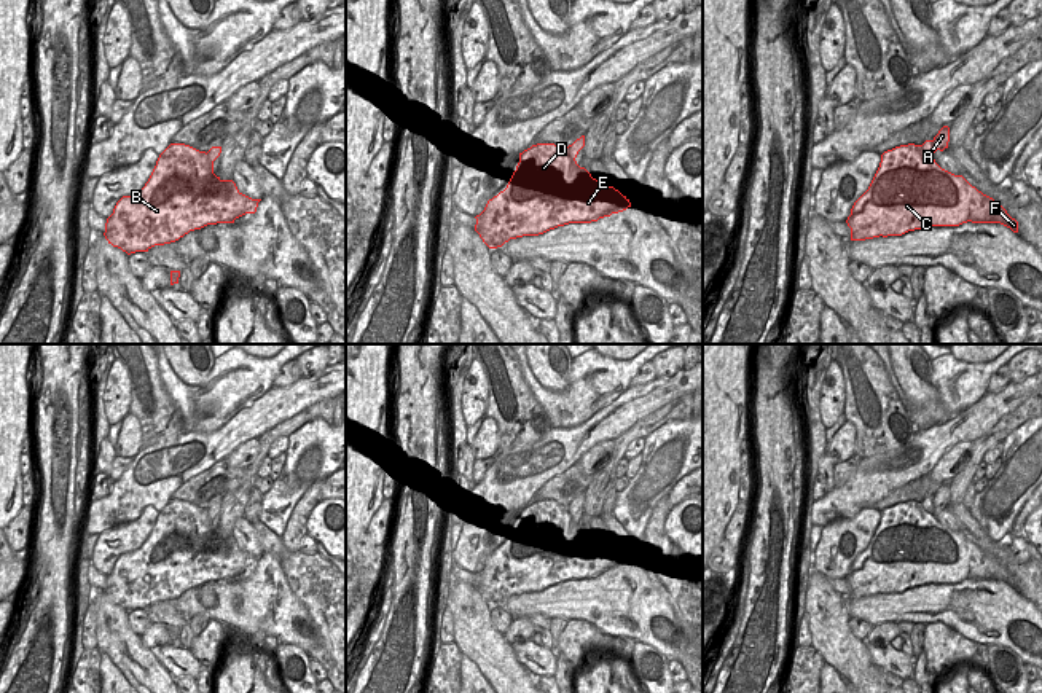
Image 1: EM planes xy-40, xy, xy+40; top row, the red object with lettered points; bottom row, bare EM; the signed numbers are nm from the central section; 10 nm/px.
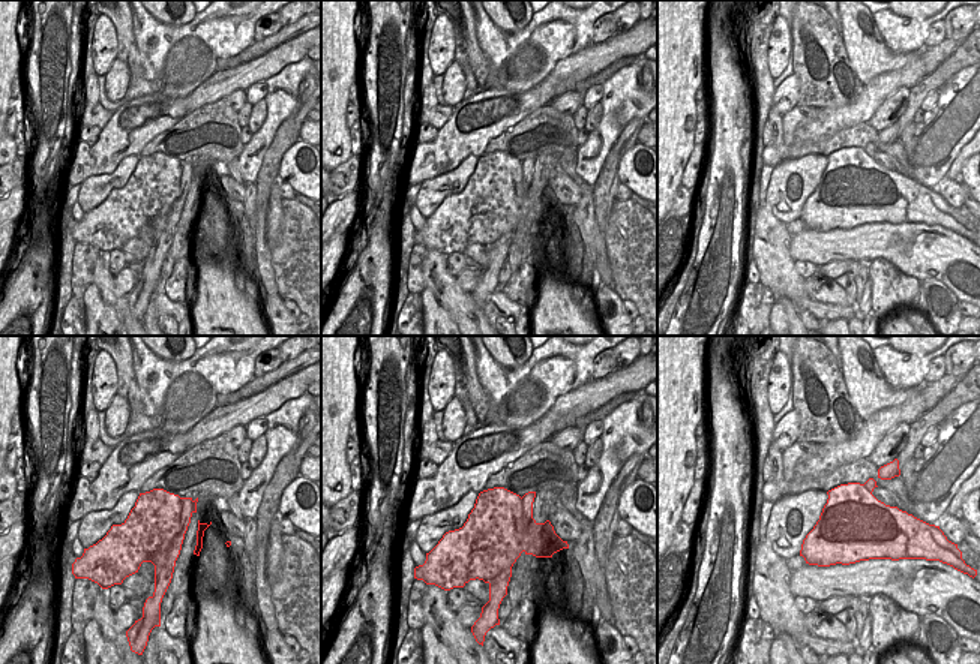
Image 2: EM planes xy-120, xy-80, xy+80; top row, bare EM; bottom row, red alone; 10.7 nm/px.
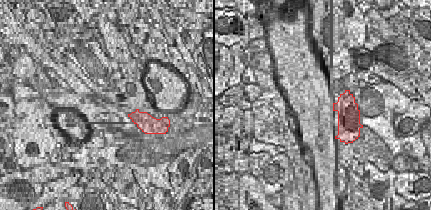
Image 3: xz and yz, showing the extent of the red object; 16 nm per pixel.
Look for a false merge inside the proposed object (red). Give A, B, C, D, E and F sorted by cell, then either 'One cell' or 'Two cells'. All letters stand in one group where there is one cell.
Groups: A / B C D E F. Two cells

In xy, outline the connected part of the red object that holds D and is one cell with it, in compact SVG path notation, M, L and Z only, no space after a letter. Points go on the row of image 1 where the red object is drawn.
M537 143L519 153L507 188L475 217L475 231L489 249L497 249L510 239L597 221L628 207L626 196L593 178L566 148Z

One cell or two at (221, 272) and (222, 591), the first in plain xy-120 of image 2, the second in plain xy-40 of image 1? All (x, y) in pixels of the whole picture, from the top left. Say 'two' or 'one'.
two

